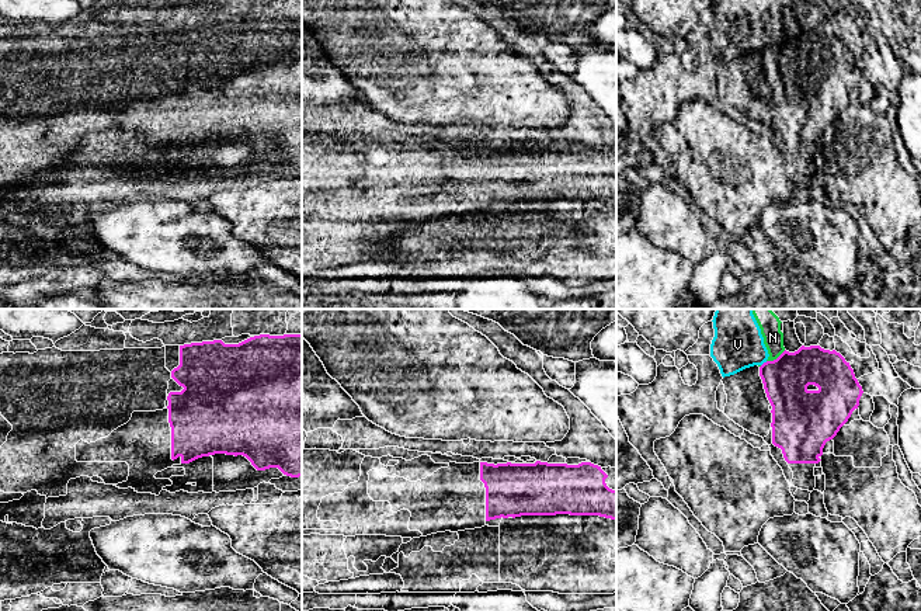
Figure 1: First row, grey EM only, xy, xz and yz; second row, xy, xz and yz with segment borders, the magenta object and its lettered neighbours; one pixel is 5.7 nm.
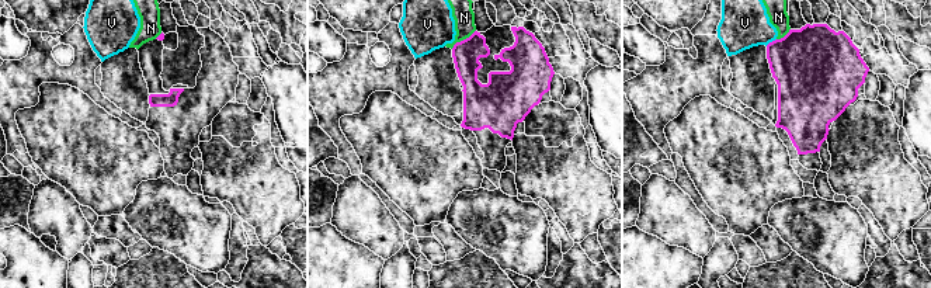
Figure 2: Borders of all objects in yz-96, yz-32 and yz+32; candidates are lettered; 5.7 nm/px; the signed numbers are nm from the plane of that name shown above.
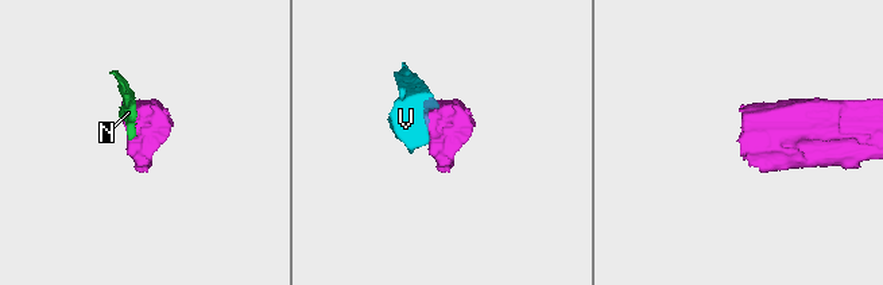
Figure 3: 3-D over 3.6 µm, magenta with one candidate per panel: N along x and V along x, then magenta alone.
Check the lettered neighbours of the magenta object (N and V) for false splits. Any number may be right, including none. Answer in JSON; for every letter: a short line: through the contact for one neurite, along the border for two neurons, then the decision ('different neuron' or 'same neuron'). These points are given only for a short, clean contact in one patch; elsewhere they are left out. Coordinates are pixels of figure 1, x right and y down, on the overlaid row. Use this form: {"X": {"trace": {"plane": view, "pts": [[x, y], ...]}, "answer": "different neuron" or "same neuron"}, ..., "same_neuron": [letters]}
{"N": {"answer": "different neuron"}, "V": {"answer": "different neuron"}, "same_neuron": []}

